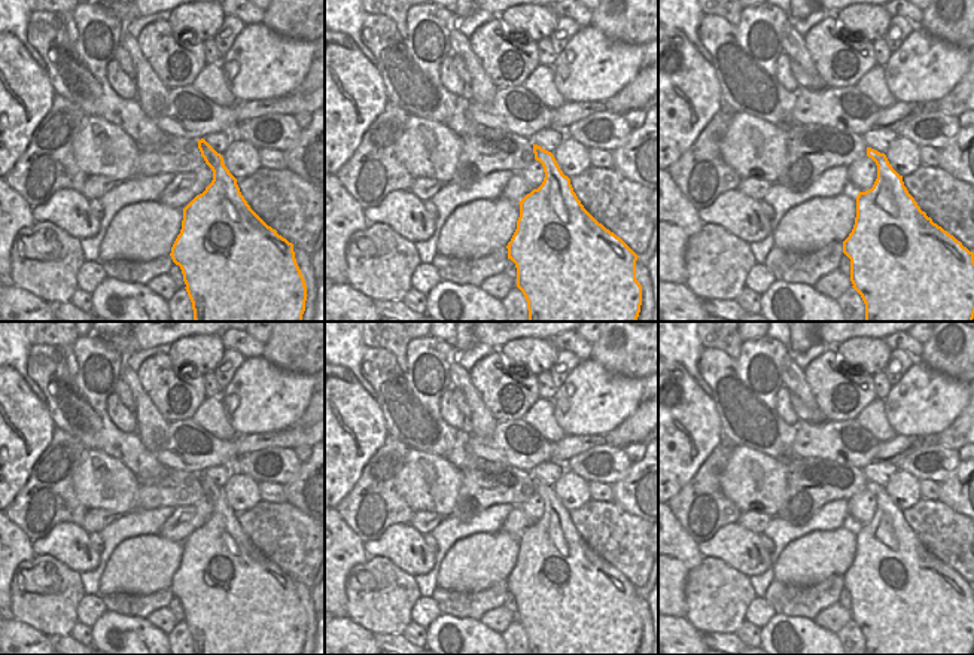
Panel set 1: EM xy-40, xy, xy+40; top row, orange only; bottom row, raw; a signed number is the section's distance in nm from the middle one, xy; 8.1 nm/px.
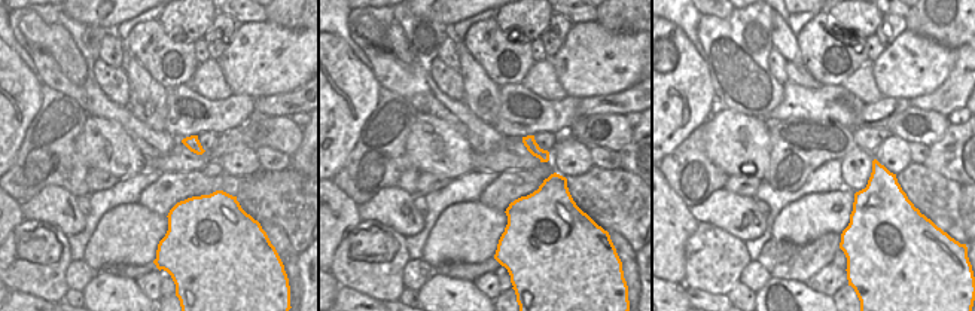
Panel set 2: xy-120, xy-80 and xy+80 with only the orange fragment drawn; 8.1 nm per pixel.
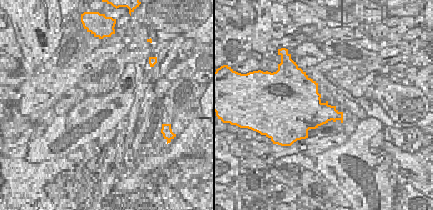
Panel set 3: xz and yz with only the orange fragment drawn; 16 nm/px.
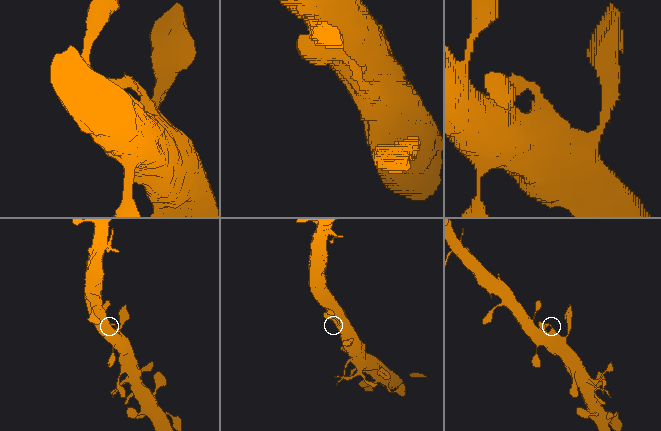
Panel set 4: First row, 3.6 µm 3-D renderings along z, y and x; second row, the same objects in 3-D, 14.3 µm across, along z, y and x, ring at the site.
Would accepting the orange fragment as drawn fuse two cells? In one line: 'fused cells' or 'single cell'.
single cell

